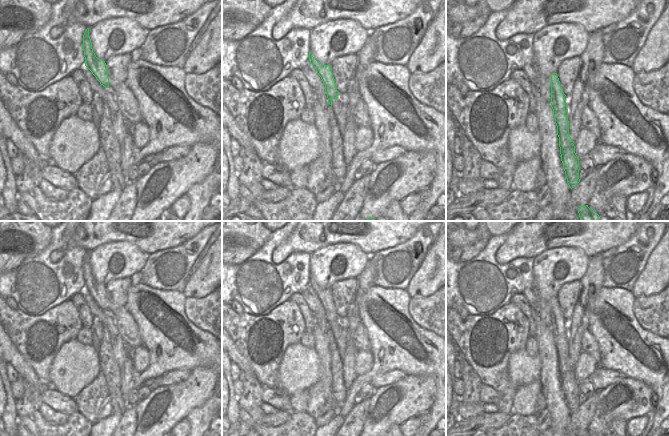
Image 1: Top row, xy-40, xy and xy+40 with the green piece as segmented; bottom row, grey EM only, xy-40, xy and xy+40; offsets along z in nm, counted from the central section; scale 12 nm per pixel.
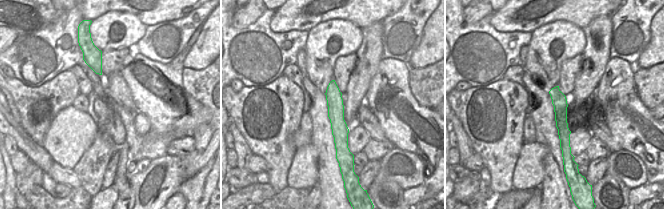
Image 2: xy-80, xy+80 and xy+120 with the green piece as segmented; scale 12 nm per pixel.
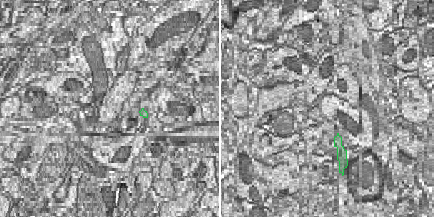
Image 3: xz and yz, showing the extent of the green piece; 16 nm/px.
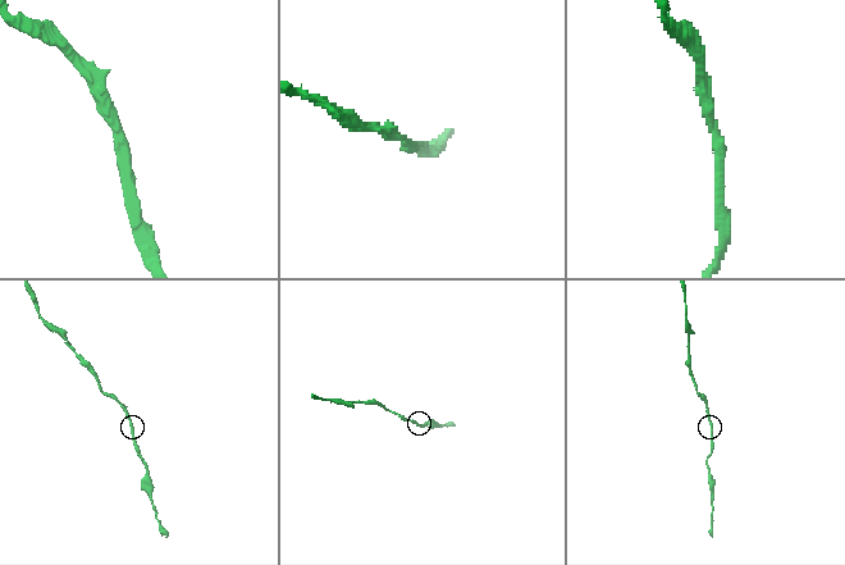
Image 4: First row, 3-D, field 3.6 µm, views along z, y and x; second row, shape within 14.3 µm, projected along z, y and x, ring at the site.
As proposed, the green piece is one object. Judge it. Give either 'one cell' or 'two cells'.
one cell

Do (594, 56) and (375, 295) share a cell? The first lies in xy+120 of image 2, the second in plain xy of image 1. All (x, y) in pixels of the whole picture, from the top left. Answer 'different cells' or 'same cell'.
different cells

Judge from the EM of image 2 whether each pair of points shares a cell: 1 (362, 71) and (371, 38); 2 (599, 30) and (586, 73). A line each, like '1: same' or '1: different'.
1: same
2: same

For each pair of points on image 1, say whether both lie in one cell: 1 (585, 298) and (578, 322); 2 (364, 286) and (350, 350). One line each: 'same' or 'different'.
1: same
2: same

